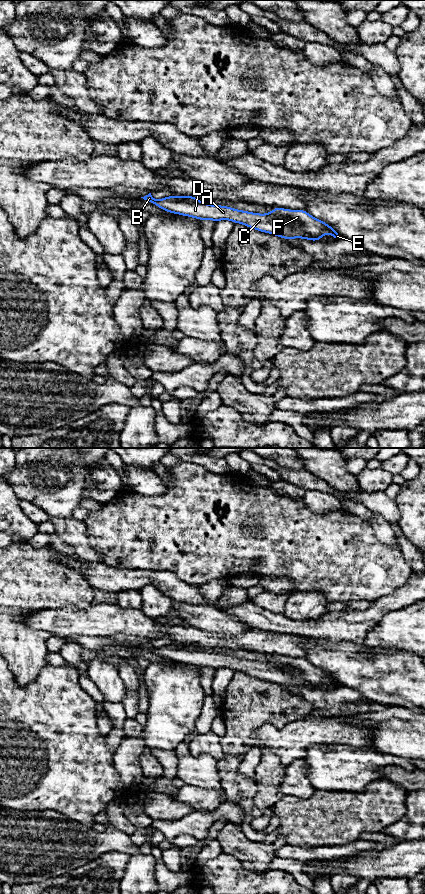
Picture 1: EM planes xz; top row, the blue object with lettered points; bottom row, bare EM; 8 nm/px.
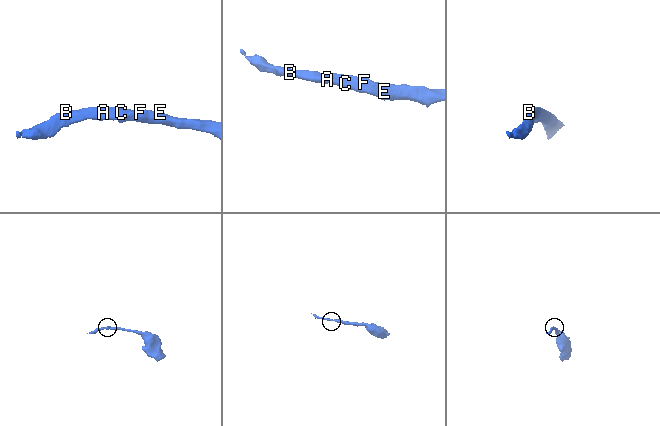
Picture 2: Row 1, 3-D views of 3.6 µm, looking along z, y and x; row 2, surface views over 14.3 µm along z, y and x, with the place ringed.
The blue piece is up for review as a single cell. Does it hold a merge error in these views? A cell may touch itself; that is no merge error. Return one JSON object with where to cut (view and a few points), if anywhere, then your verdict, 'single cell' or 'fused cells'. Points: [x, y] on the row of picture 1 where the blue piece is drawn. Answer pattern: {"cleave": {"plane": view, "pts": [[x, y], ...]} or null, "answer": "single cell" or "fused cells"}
{"cleave": null, "answer": "single cell"}

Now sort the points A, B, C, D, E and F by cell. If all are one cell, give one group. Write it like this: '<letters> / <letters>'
A B C D E F

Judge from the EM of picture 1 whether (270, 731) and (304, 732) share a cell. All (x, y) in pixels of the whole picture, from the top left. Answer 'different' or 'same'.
same

